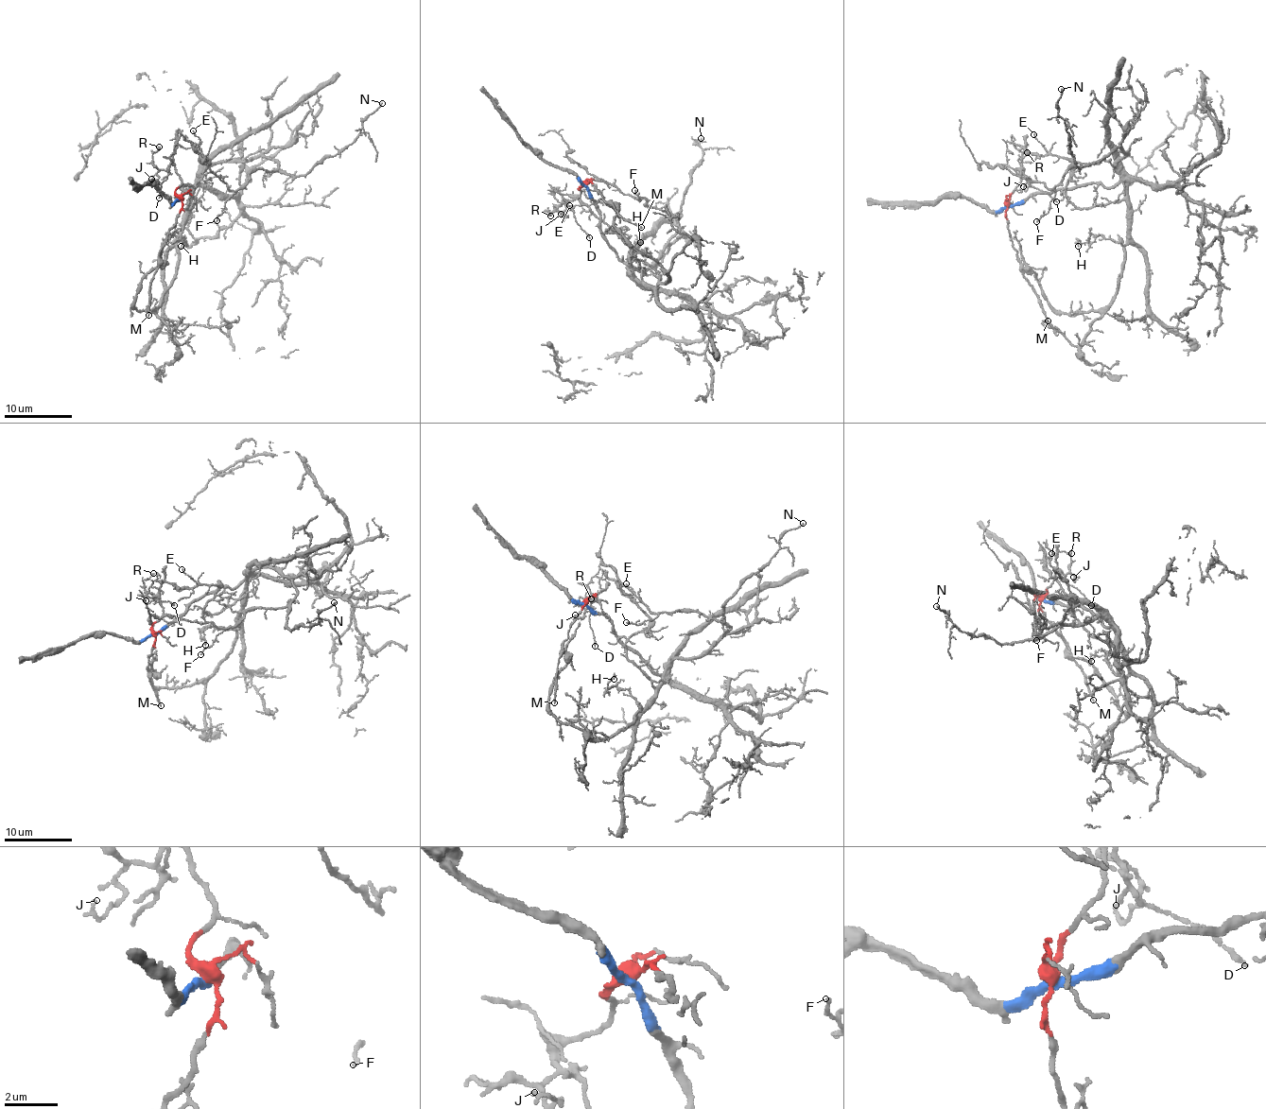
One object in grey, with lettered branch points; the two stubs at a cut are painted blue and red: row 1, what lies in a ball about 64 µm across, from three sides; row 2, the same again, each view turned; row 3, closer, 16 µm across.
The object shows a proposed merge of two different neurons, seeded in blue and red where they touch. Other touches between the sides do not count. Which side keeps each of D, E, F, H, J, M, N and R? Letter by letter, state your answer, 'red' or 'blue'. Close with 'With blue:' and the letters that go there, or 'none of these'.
D: red
E: blue
F: blue
H: blue
J: red
M: red
N: blue
R: red
With blue: E, F, H, N

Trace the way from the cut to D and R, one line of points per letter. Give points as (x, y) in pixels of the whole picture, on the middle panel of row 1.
D: (585, 184), (578, 188), (580, 193), (565, 204), (590, 237)
R: (585, 184), (578, 188), (580, 193), (565, 204), (566, 208), (546, 213), (551, 215)

